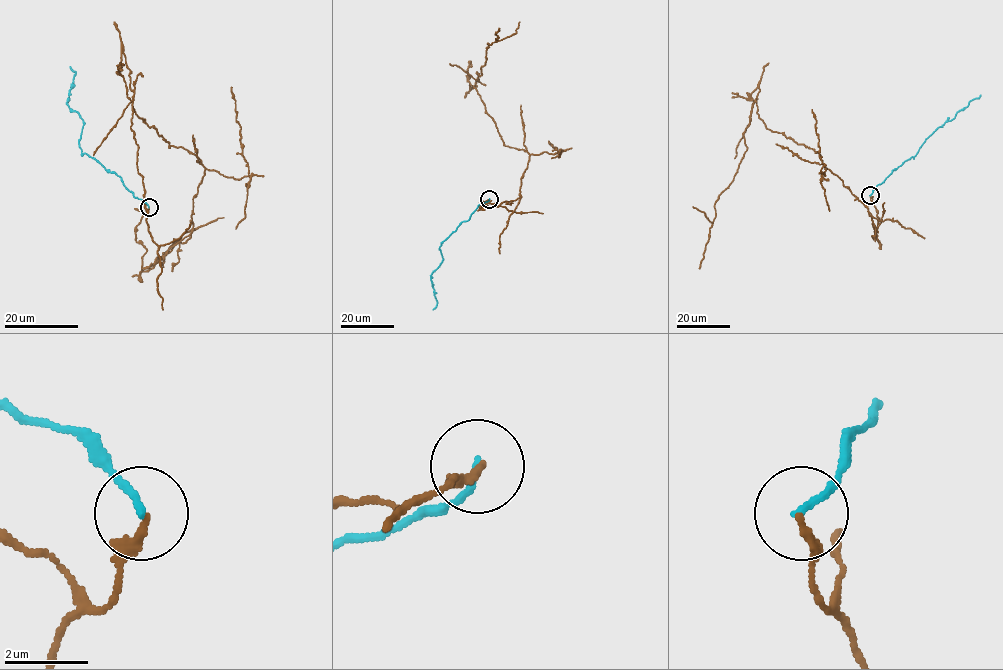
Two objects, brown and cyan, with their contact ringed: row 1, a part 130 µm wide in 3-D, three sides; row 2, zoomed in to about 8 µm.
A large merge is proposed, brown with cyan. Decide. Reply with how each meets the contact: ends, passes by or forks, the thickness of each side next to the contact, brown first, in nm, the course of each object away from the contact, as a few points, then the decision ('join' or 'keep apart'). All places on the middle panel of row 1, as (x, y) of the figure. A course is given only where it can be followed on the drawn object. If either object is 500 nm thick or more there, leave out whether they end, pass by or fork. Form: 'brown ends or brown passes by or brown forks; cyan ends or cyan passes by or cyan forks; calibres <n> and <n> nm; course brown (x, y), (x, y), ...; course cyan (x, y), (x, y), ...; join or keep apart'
brown ends; cyan ends; calibres 170 and 160 nm; course brown (490, 199), (480, 208), (521, 197), (529, 154), (505, 146), (468, 80), (472, 88), (500, 28); course cyan (489, 199), (478, 205), (470, 218), (441, 243), (443, 261), (431, 276), (437, 300), (433, 309); keep apart

